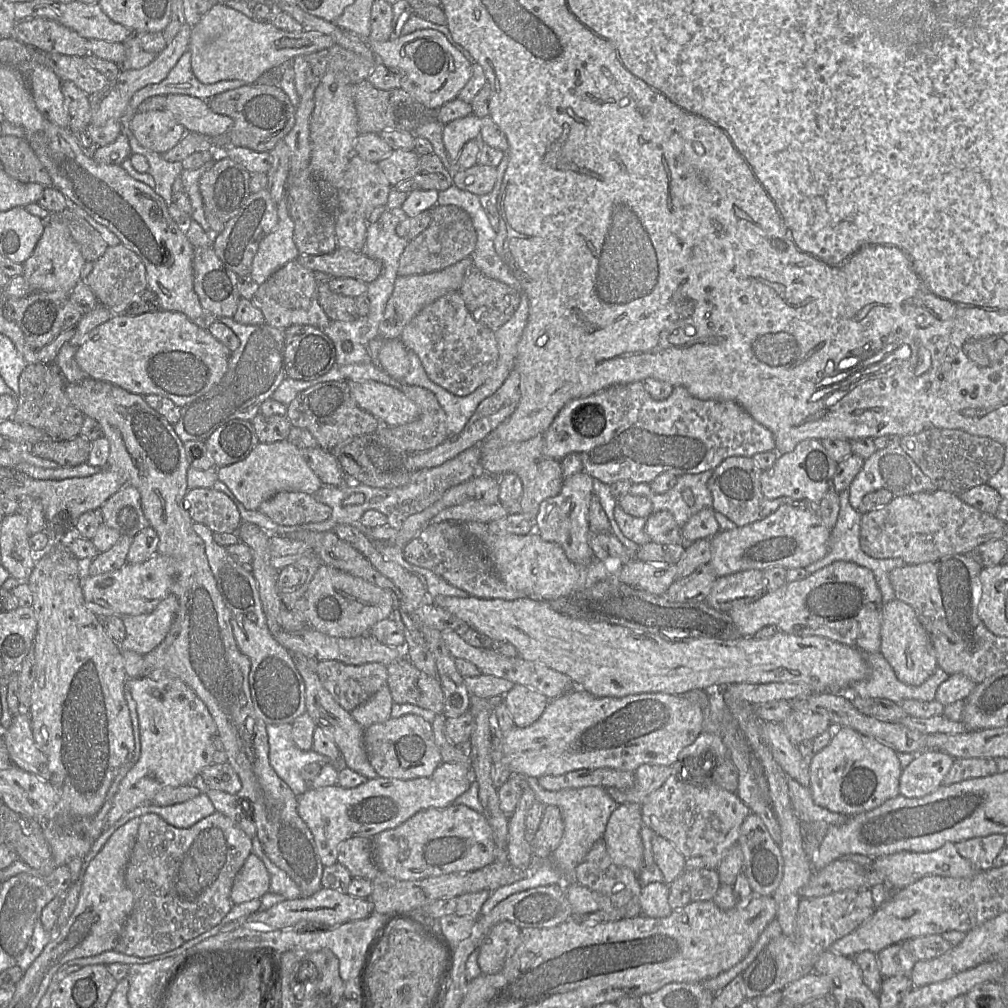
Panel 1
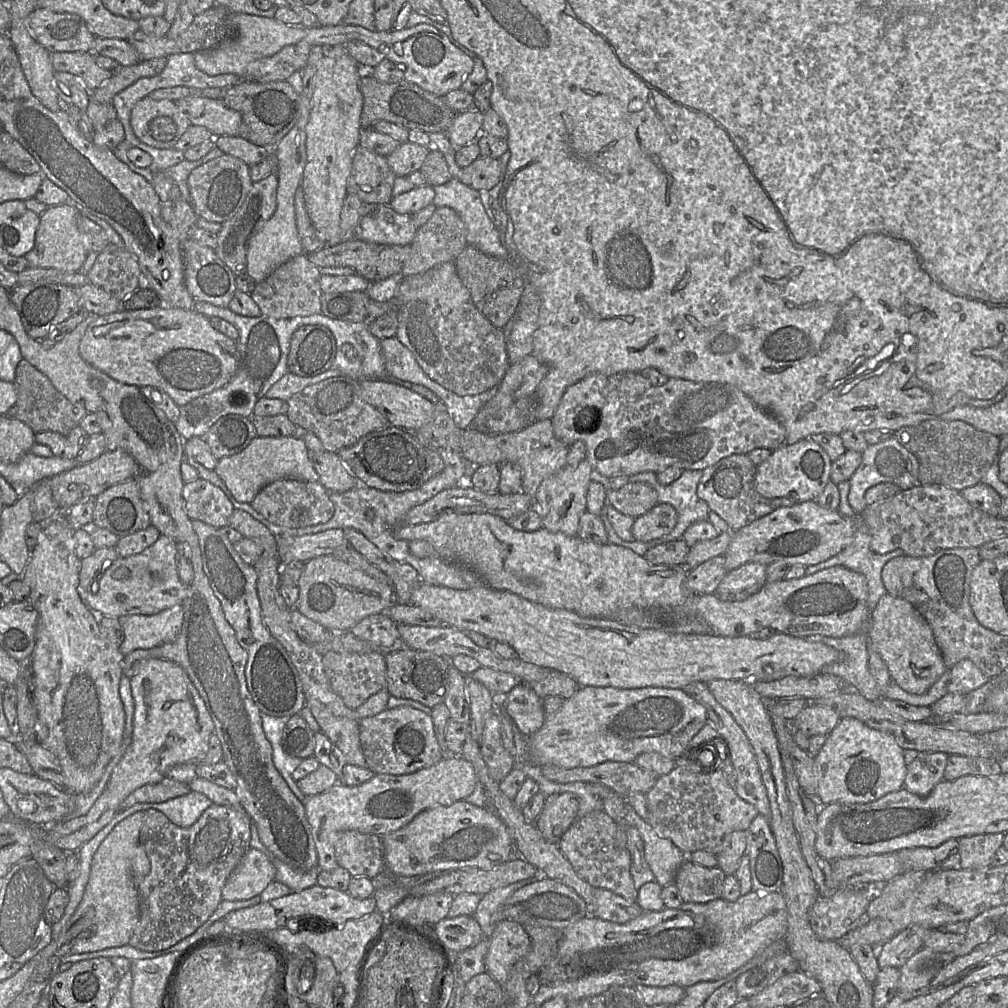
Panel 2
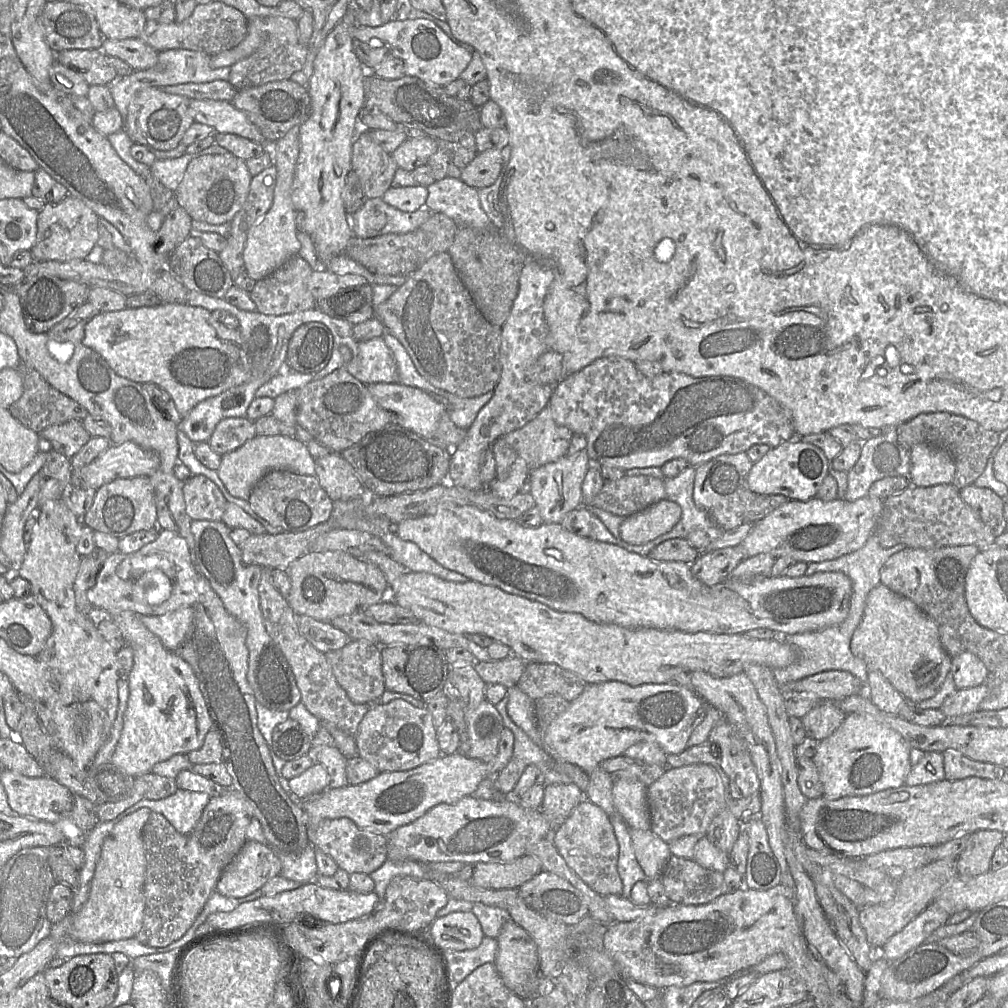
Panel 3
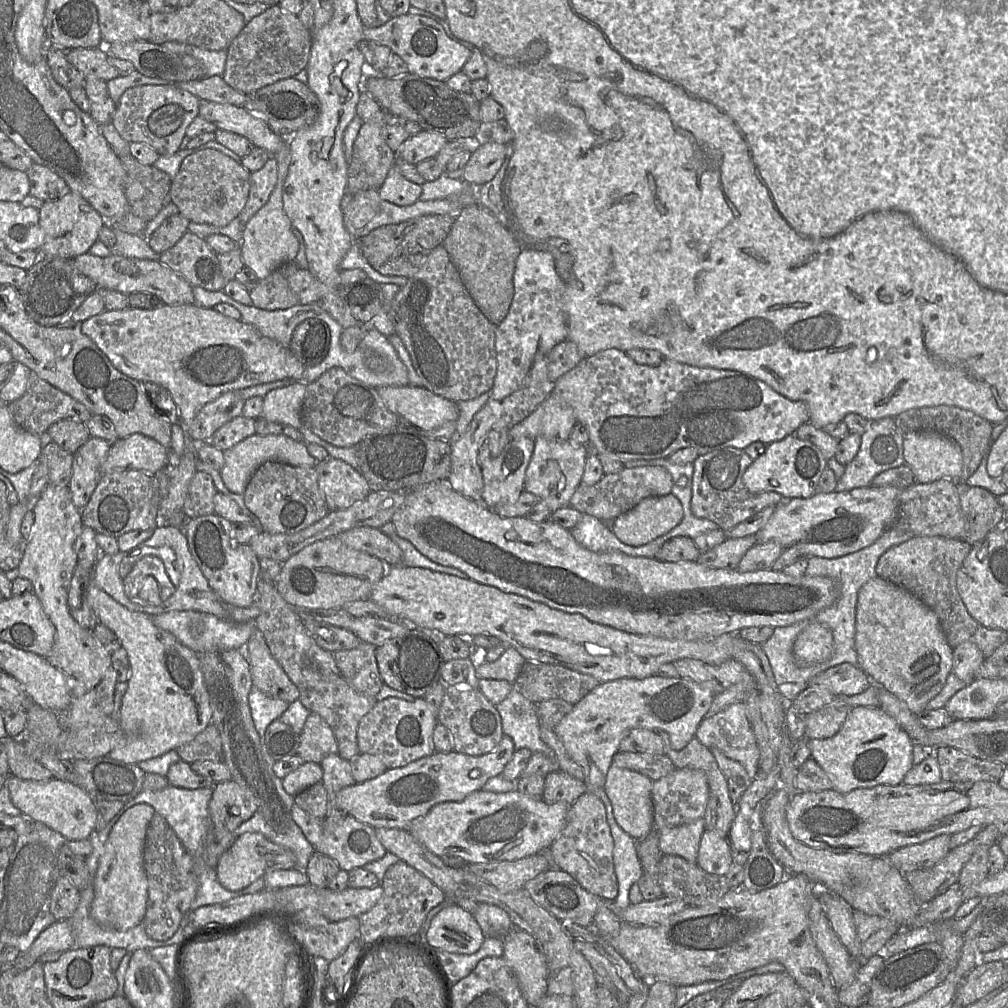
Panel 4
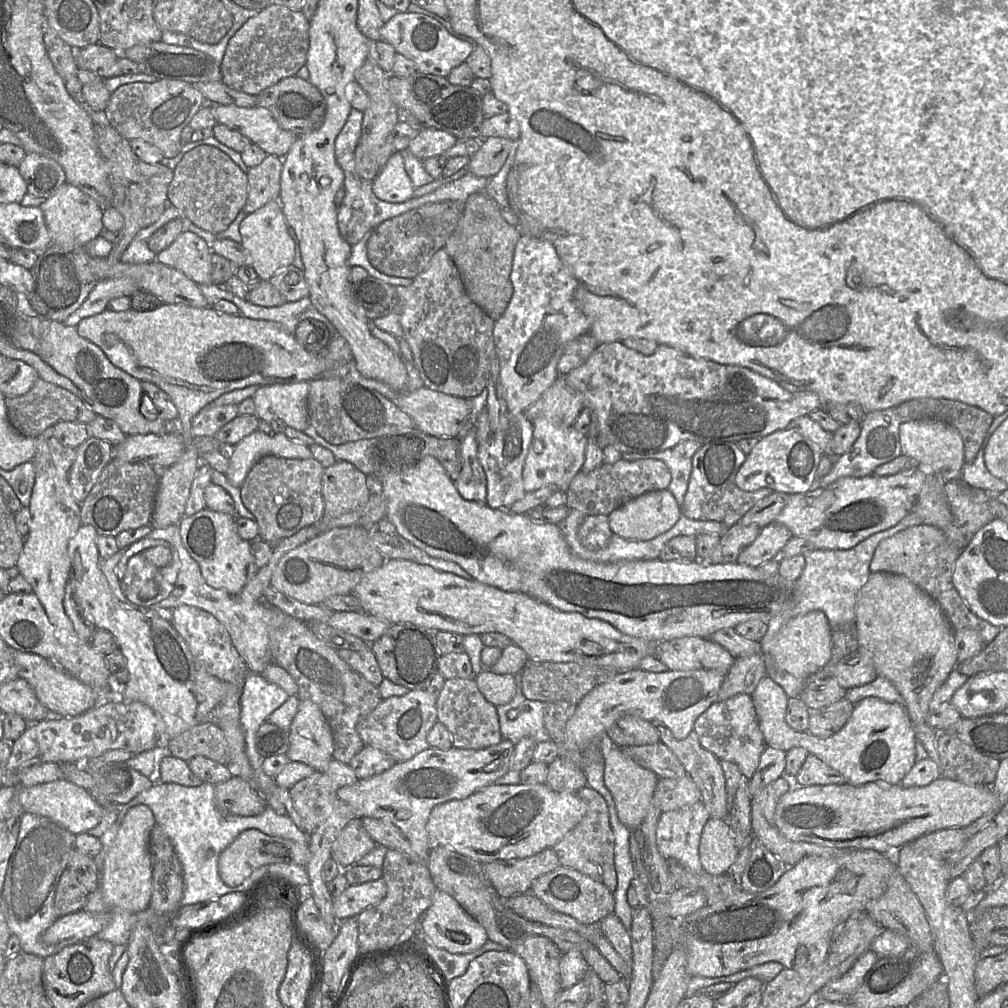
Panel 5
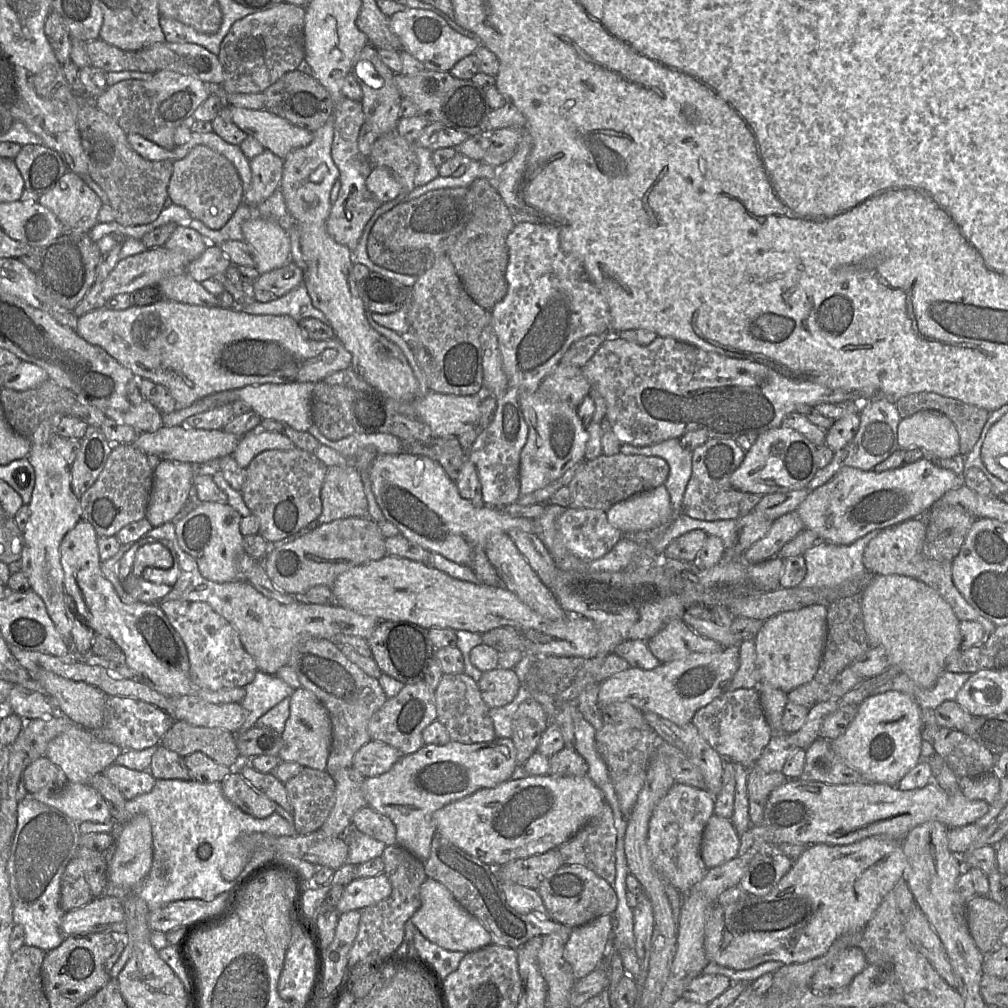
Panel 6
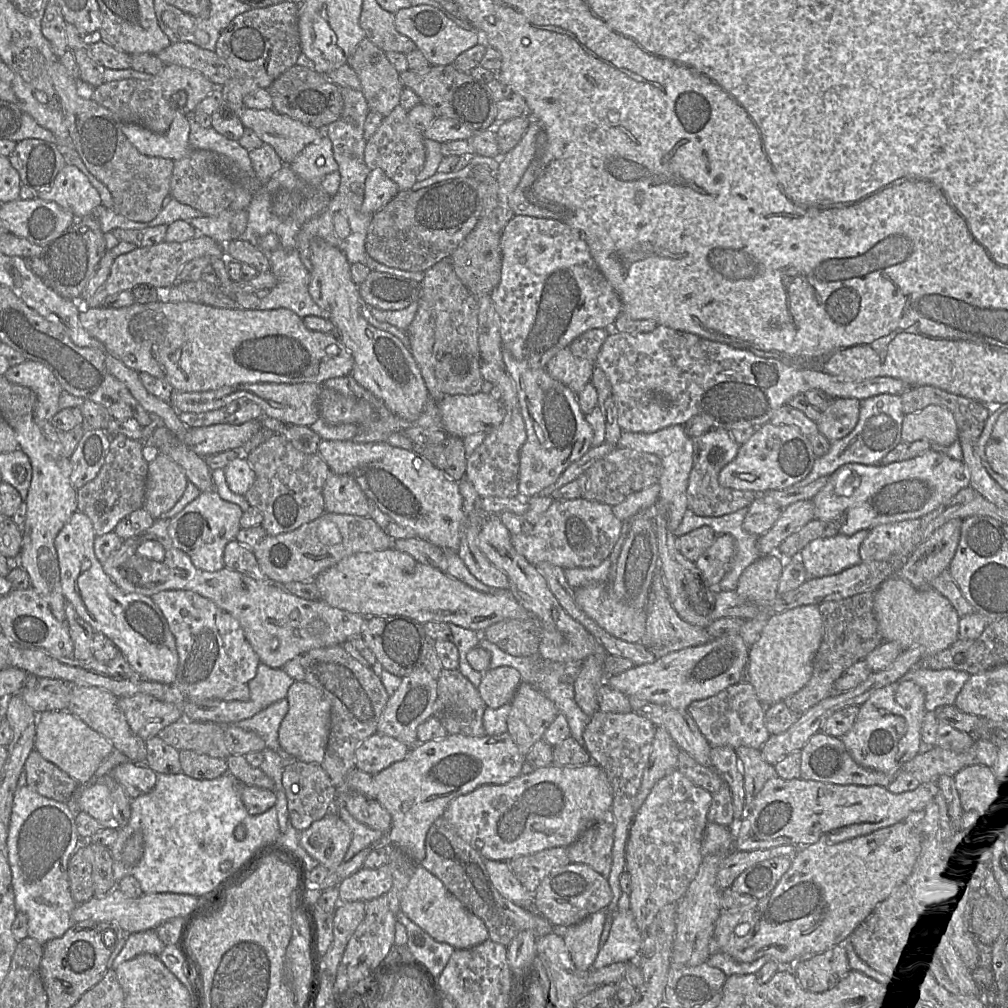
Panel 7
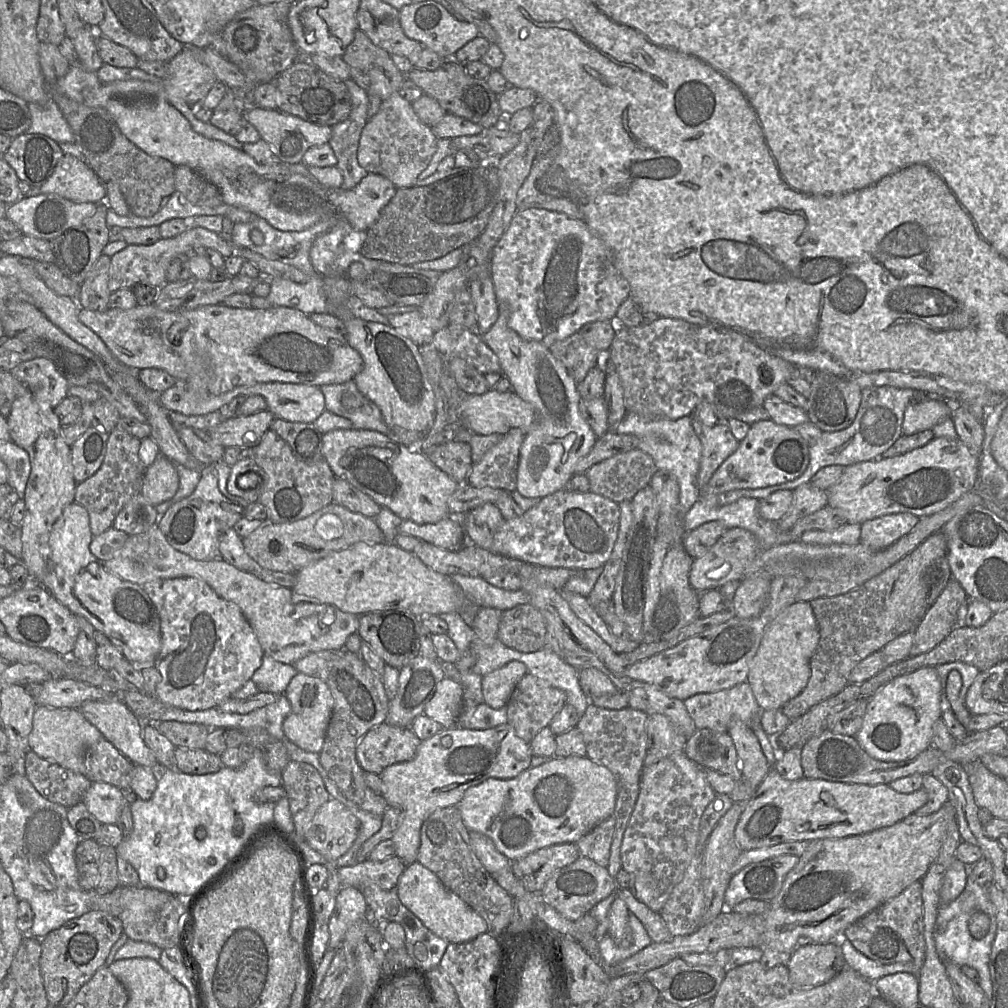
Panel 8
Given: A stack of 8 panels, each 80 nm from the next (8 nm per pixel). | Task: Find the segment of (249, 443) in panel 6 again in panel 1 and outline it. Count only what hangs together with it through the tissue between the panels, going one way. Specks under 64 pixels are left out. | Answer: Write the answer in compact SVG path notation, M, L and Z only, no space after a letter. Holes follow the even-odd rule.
M290 440L273 443L259 442L243 460L217 468L218 479L248 510L258 510L261 503L284 491L317 494L323 486L321 479L302 456L299 446Z

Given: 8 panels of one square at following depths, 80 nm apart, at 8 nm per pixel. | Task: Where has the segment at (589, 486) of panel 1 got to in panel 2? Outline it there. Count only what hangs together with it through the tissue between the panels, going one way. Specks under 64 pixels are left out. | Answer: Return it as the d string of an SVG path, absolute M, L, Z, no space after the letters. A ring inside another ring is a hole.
M584 459L577 466L566 465L542 481L535 495L535 507L541 515L543 528L550 532L578 535L580 517L587 511L586 497L593 472L591 464Z

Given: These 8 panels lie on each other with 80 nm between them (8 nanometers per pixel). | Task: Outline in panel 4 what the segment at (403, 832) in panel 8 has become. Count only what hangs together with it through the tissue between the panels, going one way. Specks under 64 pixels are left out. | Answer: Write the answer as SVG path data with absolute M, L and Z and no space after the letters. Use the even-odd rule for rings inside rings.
M503 735L495 749L481 756L456 752L434 752L406 766L387 769L379 776L342 788L333 798L332 807L377 828L407 830L417 818L443 802L458 802L481 790L492 777L501 775L514 752L513 739Z

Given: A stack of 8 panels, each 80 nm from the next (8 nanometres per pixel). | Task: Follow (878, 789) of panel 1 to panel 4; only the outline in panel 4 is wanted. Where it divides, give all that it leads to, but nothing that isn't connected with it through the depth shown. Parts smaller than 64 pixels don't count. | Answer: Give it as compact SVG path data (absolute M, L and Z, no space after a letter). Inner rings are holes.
M854 706L833 737L805 739L811 750L811 757L827 773L832 788L841 793L880 784L902 784L904 776L914 766L913 740L897 721L880 707Z

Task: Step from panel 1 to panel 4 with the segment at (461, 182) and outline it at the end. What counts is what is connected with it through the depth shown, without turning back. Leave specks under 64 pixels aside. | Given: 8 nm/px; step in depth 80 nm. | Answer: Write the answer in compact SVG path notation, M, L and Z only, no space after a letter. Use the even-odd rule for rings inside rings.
M496 142L480 144L475 147L466 163L462 179L474 188L491 181L503 164L505 156L505 144Z

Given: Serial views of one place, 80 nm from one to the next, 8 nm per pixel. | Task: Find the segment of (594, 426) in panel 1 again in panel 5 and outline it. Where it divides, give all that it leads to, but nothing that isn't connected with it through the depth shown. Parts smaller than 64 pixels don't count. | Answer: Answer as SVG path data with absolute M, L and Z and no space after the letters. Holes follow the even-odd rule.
M619 341L599 344L585 363L567 373L564 379L582 397L583 406L590 410L591 417L595 419L599 446L603 449L611 445L621 454L656 453L672 449L684 440L694 440L702 445L738 442L745 438L760 440L788 428L793 419L822 408L815 392L792 393L749 368L693 357L665 344L658 344L651 355L632 350Z

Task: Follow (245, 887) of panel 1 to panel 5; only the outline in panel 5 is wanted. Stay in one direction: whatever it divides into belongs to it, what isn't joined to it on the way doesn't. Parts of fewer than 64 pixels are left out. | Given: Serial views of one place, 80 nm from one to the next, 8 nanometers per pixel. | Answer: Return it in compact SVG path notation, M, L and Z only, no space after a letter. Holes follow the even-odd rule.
M249 829L240 833L220 854L218 872L222 881L230 887L239 886L256 869L269 864L287 863L306 866L310 860L309 844L273 837L260 830Z

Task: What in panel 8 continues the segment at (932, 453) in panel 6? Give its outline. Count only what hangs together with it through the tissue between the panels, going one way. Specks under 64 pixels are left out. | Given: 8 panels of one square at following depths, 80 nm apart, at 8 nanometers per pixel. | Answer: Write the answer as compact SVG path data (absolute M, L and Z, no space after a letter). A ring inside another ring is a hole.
M943 399L910 402L904 412L902 434L912 435L933 429L942 420L951 418L951 413L951 405Z

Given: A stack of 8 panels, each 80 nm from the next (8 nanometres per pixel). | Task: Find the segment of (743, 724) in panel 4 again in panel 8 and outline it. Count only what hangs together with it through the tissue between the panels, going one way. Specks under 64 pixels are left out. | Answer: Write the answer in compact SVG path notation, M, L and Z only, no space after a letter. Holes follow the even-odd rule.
M747 681L710 693L698 693L684 701L697 729L728 731L733 719L740 719L752 729L752 719L763 711Z

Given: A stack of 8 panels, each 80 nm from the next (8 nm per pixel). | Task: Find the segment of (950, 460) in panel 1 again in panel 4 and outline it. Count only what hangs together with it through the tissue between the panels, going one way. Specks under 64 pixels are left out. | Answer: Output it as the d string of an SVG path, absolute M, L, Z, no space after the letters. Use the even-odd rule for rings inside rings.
M938 405L906 410L894 417L898 428L906 433L910 431L936 431L955 440L962 449L963 468L960 481L965 482L979 467L984 453L989 454L993 424L973 413L957 406Z

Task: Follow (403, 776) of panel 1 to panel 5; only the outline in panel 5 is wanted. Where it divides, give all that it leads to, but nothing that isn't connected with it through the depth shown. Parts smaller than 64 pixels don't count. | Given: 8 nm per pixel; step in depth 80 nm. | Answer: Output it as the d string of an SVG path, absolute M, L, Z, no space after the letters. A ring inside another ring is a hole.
M409 690L403 696L384 699L357 724L364 745L372 746L390 755L396 762L413 758L429 748L427 734L437 722L436 700L426 690Z

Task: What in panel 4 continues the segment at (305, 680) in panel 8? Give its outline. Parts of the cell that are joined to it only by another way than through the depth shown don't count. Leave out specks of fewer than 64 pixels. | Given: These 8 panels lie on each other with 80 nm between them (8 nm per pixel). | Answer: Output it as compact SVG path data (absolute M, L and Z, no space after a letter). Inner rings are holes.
M311 712L299 734L297 755L304 762L321 763L325 756L337 751L337 741L329 725L318 714Z

